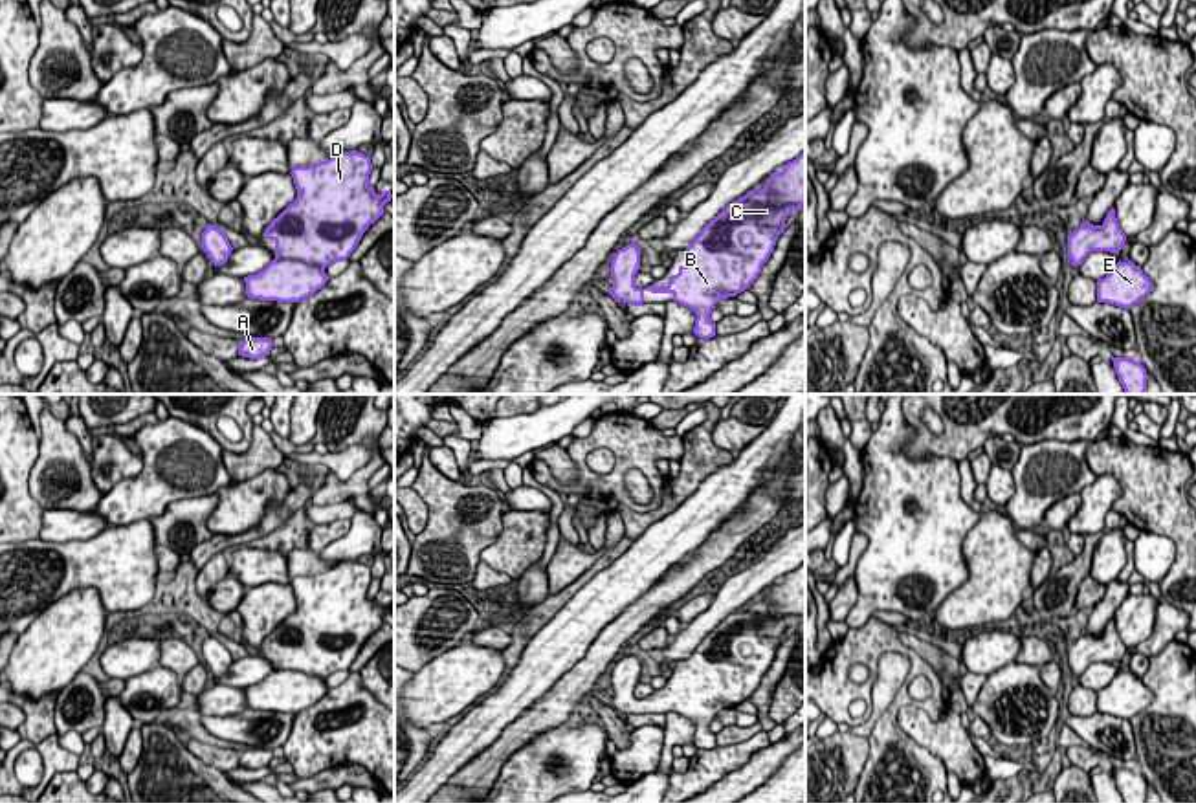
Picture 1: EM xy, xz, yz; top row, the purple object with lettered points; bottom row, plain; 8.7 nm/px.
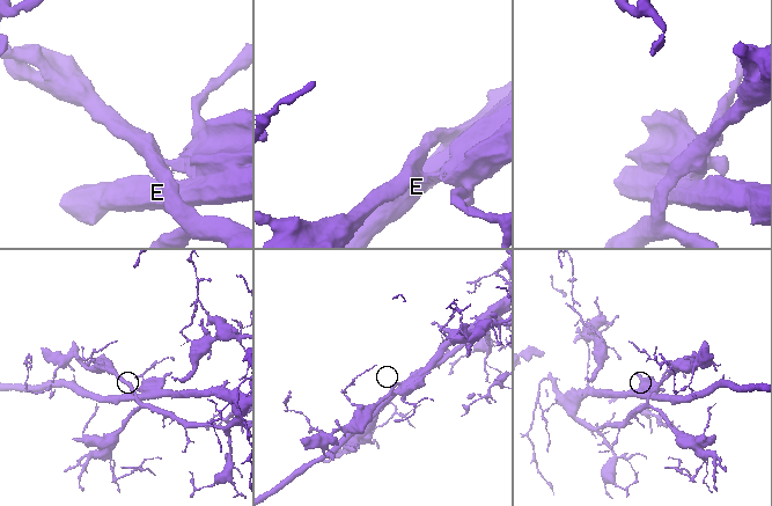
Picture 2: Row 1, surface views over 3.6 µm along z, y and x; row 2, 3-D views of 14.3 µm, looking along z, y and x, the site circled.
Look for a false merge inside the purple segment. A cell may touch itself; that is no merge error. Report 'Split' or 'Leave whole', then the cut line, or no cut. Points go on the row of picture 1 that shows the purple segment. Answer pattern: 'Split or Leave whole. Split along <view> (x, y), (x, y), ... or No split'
Leave whole. No split

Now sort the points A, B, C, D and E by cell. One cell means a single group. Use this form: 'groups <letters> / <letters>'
groups A B C D E

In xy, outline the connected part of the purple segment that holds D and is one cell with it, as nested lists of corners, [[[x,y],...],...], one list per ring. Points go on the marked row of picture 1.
[[[358,150],[292,169],[297,198],[266,227],[266,238],[275,242],[275,258],[262,271],[244,277],[249,299],[299,302],[327,284],[330,277],[325,268],[350,257],[363,233],[385,213],[383,205],[393,198],[391,191],[374,192],[369,185],[371,170],[371,158]]]

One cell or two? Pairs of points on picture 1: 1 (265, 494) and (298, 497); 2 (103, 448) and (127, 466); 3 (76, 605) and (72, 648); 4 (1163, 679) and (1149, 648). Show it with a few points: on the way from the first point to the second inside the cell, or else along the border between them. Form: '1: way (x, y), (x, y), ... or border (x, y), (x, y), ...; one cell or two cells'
1: border (294, 483), (288, 495), (268, 508), (259, 528); two cells
2: way (109, 453), (121, 464); one cell
3: way (76, 616), (72, 637); one cell
4: border (1173, 638), (1149, 659); two cells

